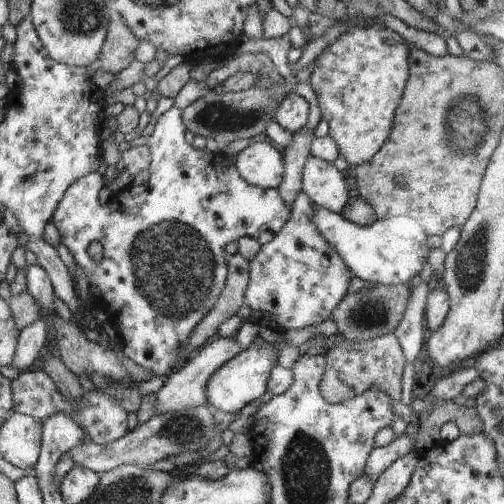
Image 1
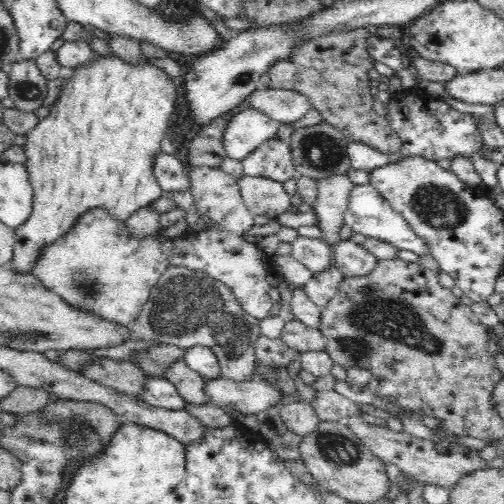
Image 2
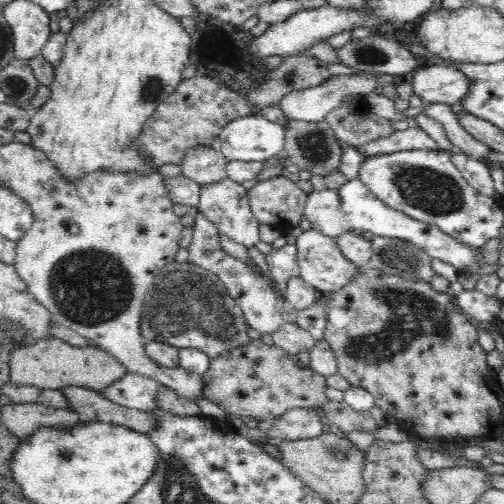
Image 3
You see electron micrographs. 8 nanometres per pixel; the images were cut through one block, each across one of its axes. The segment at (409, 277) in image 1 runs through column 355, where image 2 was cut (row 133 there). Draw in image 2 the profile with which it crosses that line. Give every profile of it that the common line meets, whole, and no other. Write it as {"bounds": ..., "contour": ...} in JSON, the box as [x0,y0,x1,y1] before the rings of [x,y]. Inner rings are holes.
{"bounds":[222,108,282,162],"contour":[[[246,108],[244,112],[232,116],[232,120],[228,120],[222,140],[228,158],[238,162],[248,160],[248,156],[252,156],[256,150],[268,144],[268,140],[278,138],[276,132],[280,126],[282,124],[278,120],[254,108]]]}

